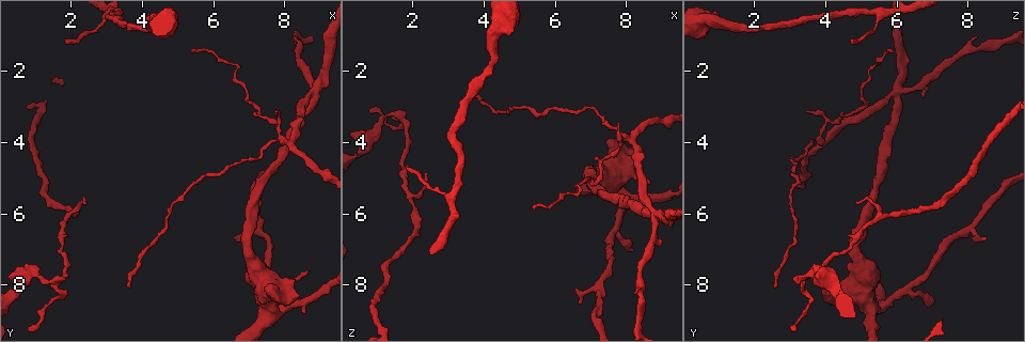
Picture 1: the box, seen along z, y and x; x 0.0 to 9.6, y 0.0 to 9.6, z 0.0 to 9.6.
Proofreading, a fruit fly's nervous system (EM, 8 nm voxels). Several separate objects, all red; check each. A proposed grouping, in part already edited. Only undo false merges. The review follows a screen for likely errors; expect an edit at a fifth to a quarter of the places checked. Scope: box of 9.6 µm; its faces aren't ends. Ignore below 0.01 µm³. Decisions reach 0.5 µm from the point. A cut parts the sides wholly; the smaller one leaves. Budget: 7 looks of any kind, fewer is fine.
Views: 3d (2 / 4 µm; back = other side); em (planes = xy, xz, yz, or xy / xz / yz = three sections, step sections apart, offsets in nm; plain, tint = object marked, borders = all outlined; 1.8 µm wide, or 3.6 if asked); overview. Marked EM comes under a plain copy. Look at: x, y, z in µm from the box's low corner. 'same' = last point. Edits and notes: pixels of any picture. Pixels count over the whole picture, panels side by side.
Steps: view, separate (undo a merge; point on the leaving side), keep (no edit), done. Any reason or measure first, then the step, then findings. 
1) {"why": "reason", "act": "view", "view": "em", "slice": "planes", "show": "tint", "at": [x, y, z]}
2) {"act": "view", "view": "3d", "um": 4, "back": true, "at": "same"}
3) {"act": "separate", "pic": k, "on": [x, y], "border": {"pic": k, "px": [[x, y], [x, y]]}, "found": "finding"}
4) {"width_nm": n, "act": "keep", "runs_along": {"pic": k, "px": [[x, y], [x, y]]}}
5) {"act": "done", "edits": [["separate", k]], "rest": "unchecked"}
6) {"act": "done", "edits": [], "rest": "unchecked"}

{"why": "three-way junction", "act": "view", "view": "3d", "um": 4, "at": [7.75, 8.05, 6.40]}

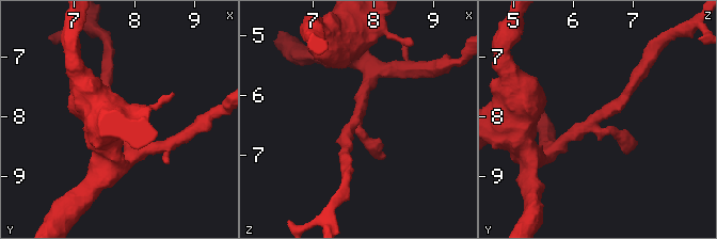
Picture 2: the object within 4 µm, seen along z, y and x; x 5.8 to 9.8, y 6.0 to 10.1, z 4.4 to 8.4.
{"why": "shape alone is not enough", "act": "view", "view": "em", "slice": "planes", "show": "borders", "at": [7.75, 8.10, 6.35]}

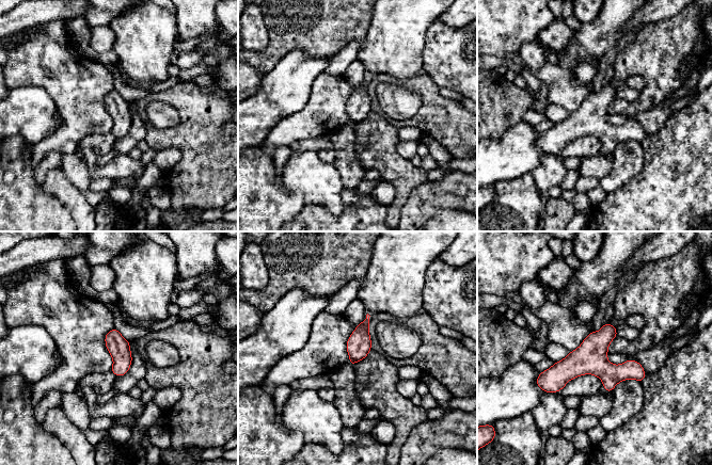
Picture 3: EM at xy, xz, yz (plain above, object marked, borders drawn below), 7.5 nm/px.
{"act": "keep", "found": "one cell here"}

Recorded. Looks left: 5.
{"why": "thick turns thin", "act": "view", "view": "3d", "um": 2, "back": true, "at": [1.45, 7.85, 3.20]}

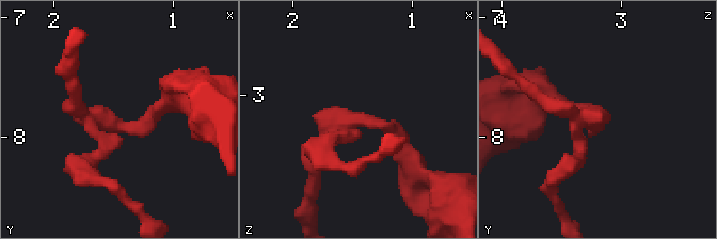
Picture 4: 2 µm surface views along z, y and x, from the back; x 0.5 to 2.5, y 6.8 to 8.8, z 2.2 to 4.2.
{"arms": 3, "act": "view", "view": "em", "slice": "planes", "show": "borders", "at": [1.50, 7.88, 3.22]}

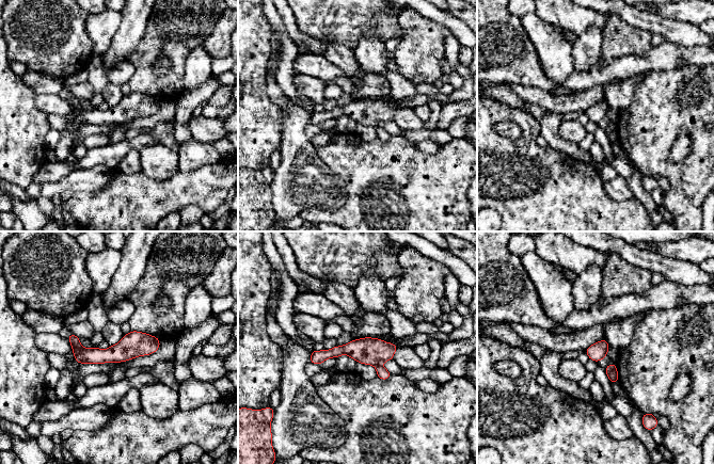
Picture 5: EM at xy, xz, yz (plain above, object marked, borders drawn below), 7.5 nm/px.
{"act": "separate", "pic": 5, "on": [369, 351], "found": "two cells meet here"}

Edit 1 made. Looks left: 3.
{"why": "redraw", "act": "view", "view": "overview"}

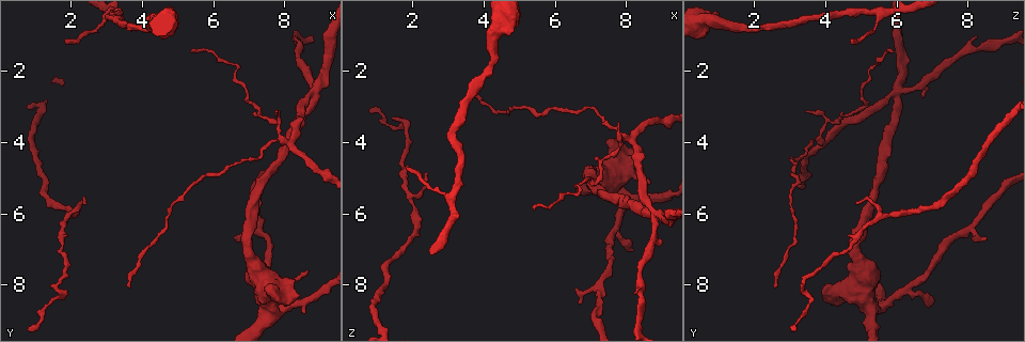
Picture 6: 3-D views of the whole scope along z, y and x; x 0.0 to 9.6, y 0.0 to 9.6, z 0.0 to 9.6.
{"why": "four arms meet", "act": "view", "view": "3d", "um": 2, "at": [8.15, 4.00, 3.95]}

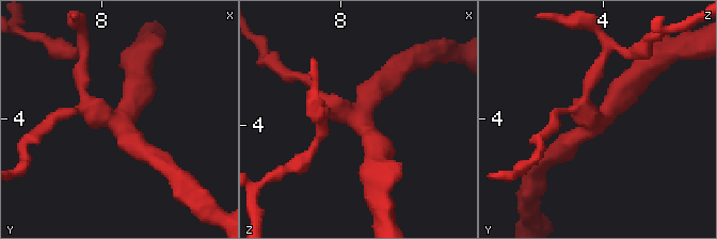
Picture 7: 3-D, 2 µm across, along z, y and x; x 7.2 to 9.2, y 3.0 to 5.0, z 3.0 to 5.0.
{"act": "view", "view": "em", "slice": "planes", "show": "borders", "at": [8.12, 4.02, 3.96]}

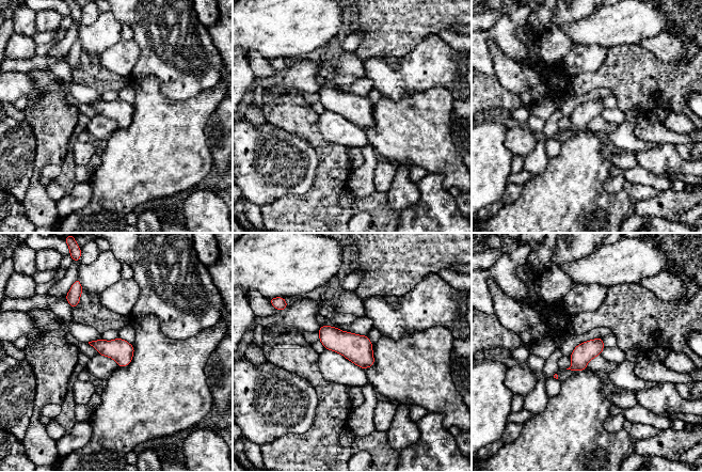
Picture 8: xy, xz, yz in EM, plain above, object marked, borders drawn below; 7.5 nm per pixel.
{"width_nm": 160, "act": "keep", "found": "continuous, no second cell"}

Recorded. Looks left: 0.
{"act": "done", "edits": [["separate", 5]], "rest": "unchecked"}

